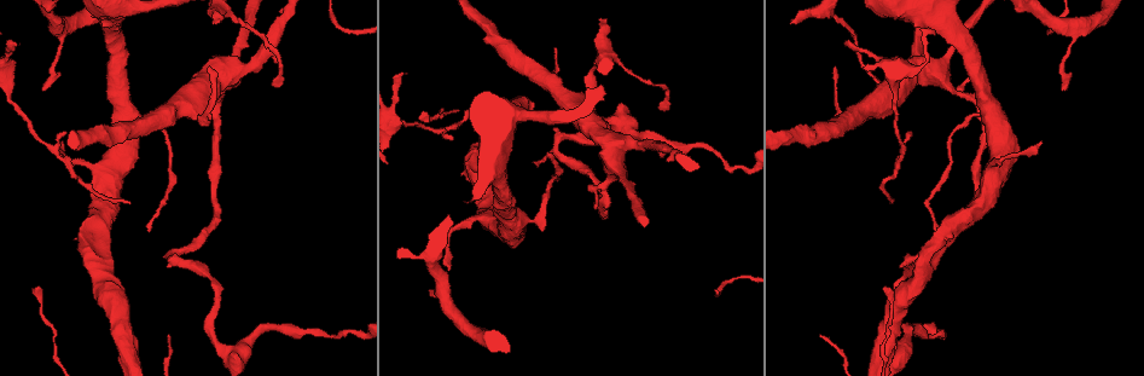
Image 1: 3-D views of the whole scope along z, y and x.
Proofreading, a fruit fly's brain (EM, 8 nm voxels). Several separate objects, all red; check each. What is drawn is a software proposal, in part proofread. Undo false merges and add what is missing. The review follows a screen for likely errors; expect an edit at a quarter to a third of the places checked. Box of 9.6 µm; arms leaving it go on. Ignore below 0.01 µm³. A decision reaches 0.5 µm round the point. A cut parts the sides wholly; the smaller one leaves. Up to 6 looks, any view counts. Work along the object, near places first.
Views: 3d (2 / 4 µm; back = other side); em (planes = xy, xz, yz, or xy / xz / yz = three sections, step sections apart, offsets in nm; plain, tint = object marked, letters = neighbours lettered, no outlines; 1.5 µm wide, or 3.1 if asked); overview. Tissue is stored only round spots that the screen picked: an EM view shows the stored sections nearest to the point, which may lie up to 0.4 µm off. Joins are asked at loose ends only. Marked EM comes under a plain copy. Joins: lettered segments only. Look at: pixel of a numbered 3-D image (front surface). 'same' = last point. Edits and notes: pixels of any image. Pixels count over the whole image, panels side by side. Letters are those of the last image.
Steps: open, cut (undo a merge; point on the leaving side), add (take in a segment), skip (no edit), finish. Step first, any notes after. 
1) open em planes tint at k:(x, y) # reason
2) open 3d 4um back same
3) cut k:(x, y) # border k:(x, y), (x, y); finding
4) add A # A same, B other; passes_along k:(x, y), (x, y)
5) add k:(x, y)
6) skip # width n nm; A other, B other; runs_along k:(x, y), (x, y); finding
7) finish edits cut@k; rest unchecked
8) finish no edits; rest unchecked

open 3d 2um at 1:(430, 290)

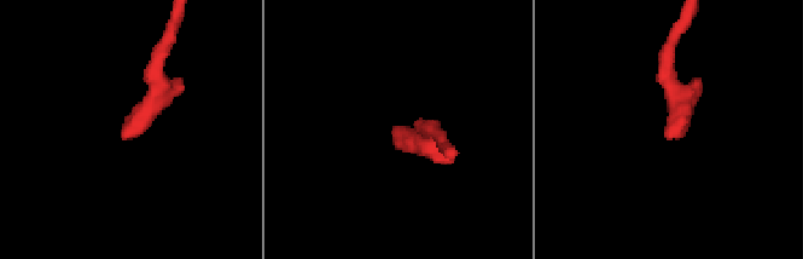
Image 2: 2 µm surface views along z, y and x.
open em xy step 8 letters at 2:(393, 127)

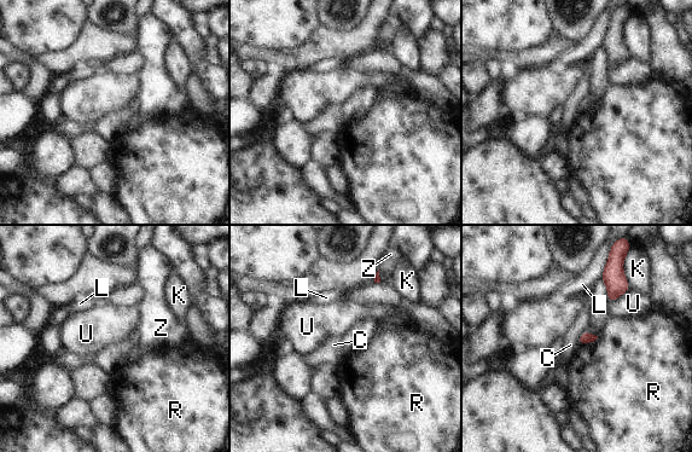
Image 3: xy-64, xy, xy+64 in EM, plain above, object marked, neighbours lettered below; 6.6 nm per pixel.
skip # C other, K other, L other, R other, U other, Z other; border 3:(582, 331), (577, 340), (579, 346); none of them fits

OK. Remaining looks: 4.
open 3d 2um at 1:(63, 133) # thin end

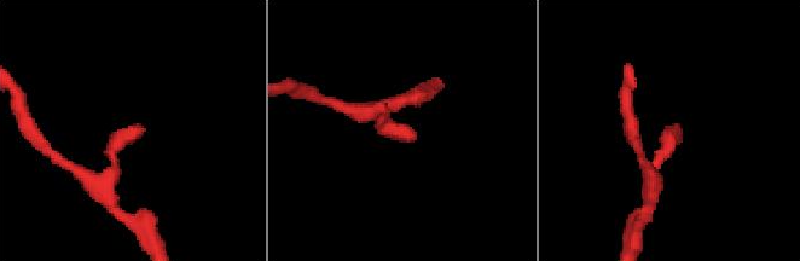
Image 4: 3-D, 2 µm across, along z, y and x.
open em yz step 4 tint at 4:(410, 141) # need the tissue

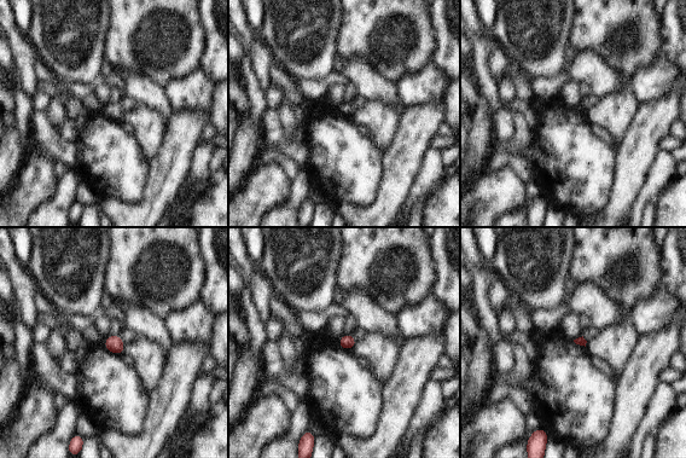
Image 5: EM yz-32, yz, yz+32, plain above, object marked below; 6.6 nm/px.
open em planes letters same # cut it another way

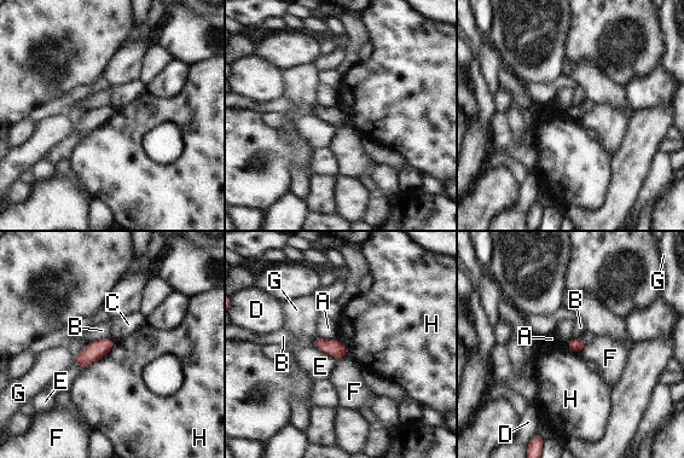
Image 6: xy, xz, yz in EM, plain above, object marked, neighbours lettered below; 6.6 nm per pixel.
skip # A other, B other, C other, D other, E other, F other, G other, H other; none of them fits

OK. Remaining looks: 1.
finish no edits; rest unchecked

